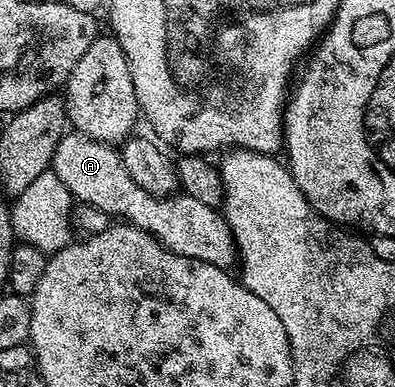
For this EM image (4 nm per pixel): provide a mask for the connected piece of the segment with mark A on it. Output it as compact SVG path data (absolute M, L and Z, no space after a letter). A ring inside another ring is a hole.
M67 132L55 148L51 169L55 176L59 176L59 180L63 180L63 184L67 184L69 193L78 203L86 202L105 214L114 214L117 217L114 219L124 220L128 225L138 226L143 232L154 234L168 250L179 256L203 260L207 264L222 268L232 267L232 262L234 265L238 261L237 241L233 238L231 228L225 223L225 215L220 209L202 204L184 192L168 198L157 198L151 192L143 192L143 188L139 188L139 184L135 184L135 180L127 176L127 168L123 168L120 153L108 142L91 140L85 134Z

